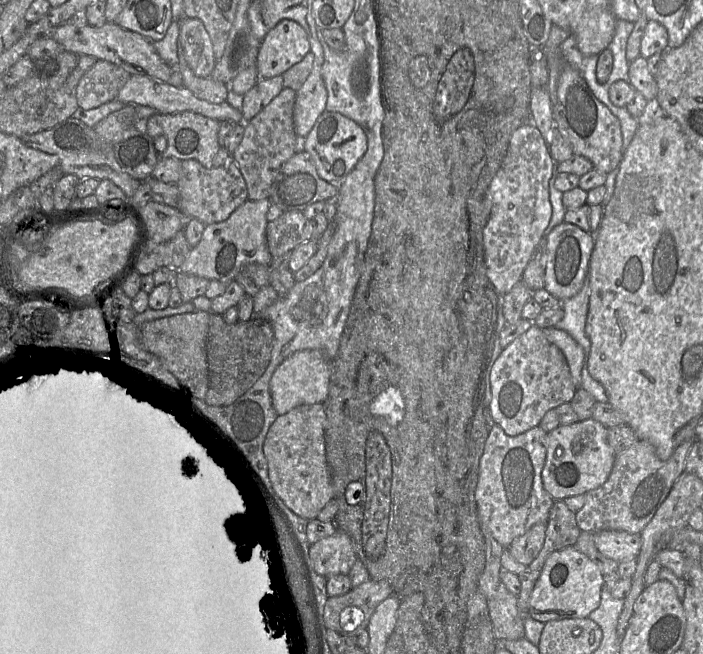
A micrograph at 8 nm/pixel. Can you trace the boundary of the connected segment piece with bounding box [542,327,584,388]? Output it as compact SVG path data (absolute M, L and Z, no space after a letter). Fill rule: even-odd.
M556 327L542 329L545 337L555 344L564 354L568 363L571 378L576 388L581 387L584 350L567 332Z

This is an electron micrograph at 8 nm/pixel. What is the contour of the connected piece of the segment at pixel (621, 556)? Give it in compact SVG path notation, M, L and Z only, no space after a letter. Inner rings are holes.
M613 530L594 532L594 543L602 555L619 563L637 559L642 546L640 534Z

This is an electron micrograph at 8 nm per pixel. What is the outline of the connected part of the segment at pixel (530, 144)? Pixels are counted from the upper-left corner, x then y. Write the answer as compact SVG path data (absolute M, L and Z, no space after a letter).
M532 122L525 123L515 130L502 165L489 186L492 212L483 231L487 276L501 294L507 294L519 281L522 281L524 270L552 218L549 181L556 164L543 135Z

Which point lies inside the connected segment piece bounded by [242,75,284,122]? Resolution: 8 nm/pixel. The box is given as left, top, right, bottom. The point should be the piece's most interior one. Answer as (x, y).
(264, 91)

